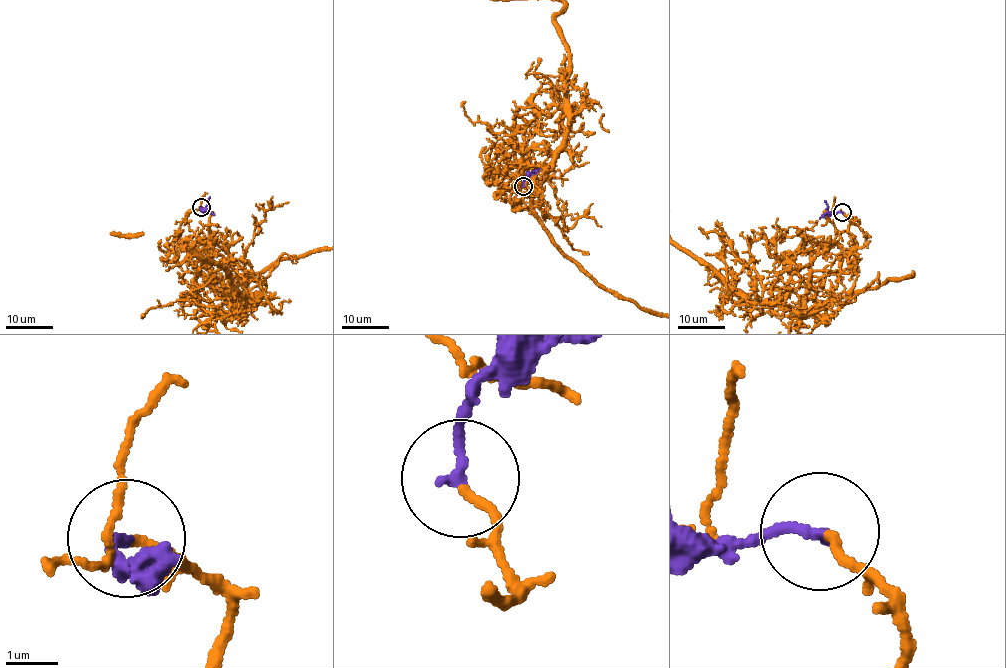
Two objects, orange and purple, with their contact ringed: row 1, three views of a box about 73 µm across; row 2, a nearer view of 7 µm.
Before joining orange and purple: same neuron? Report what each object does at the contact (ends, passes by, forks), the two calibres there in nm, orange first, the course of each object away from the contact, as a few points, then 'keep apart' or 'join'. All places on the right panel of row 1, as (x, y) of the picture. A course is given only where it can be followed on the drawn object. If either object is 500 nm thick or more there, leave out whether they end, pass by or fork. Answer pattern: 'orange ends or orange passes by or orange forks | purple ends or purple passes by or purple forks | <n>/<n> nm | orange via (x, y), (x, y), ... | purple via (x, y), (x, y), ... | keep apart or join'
orange ends | purple ends | 150/220 nm | purple via (842, 212), (825, 213), (819, 219) | join

